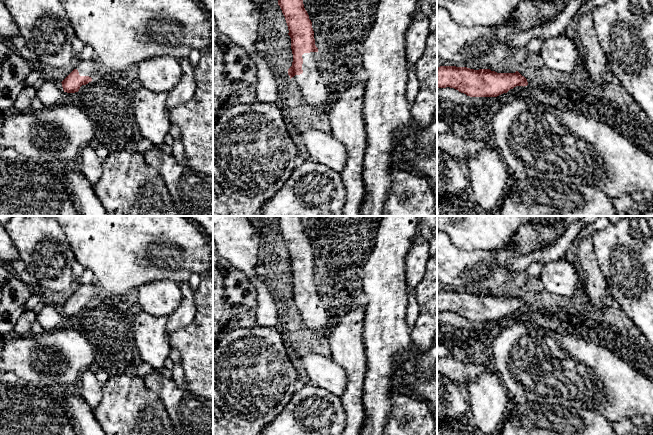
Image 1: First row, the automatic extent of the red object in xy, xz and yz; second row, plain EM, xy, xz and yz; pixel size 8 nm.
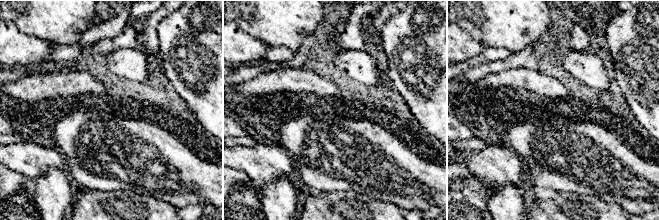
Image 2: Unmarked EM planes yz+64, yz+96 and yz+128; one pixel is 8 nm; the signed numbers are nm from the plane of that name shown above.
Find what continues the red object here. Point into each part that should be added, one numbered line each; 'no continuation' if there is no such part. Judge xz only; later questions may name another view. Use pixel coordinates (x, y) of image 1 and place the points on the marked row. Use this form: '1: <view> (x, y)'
1: xz (313, 89)

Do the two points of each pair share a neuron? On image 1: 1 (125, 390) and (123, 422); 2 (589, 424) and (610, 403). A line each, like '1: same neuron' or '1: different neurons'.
1: same neuron
2: different neurons

